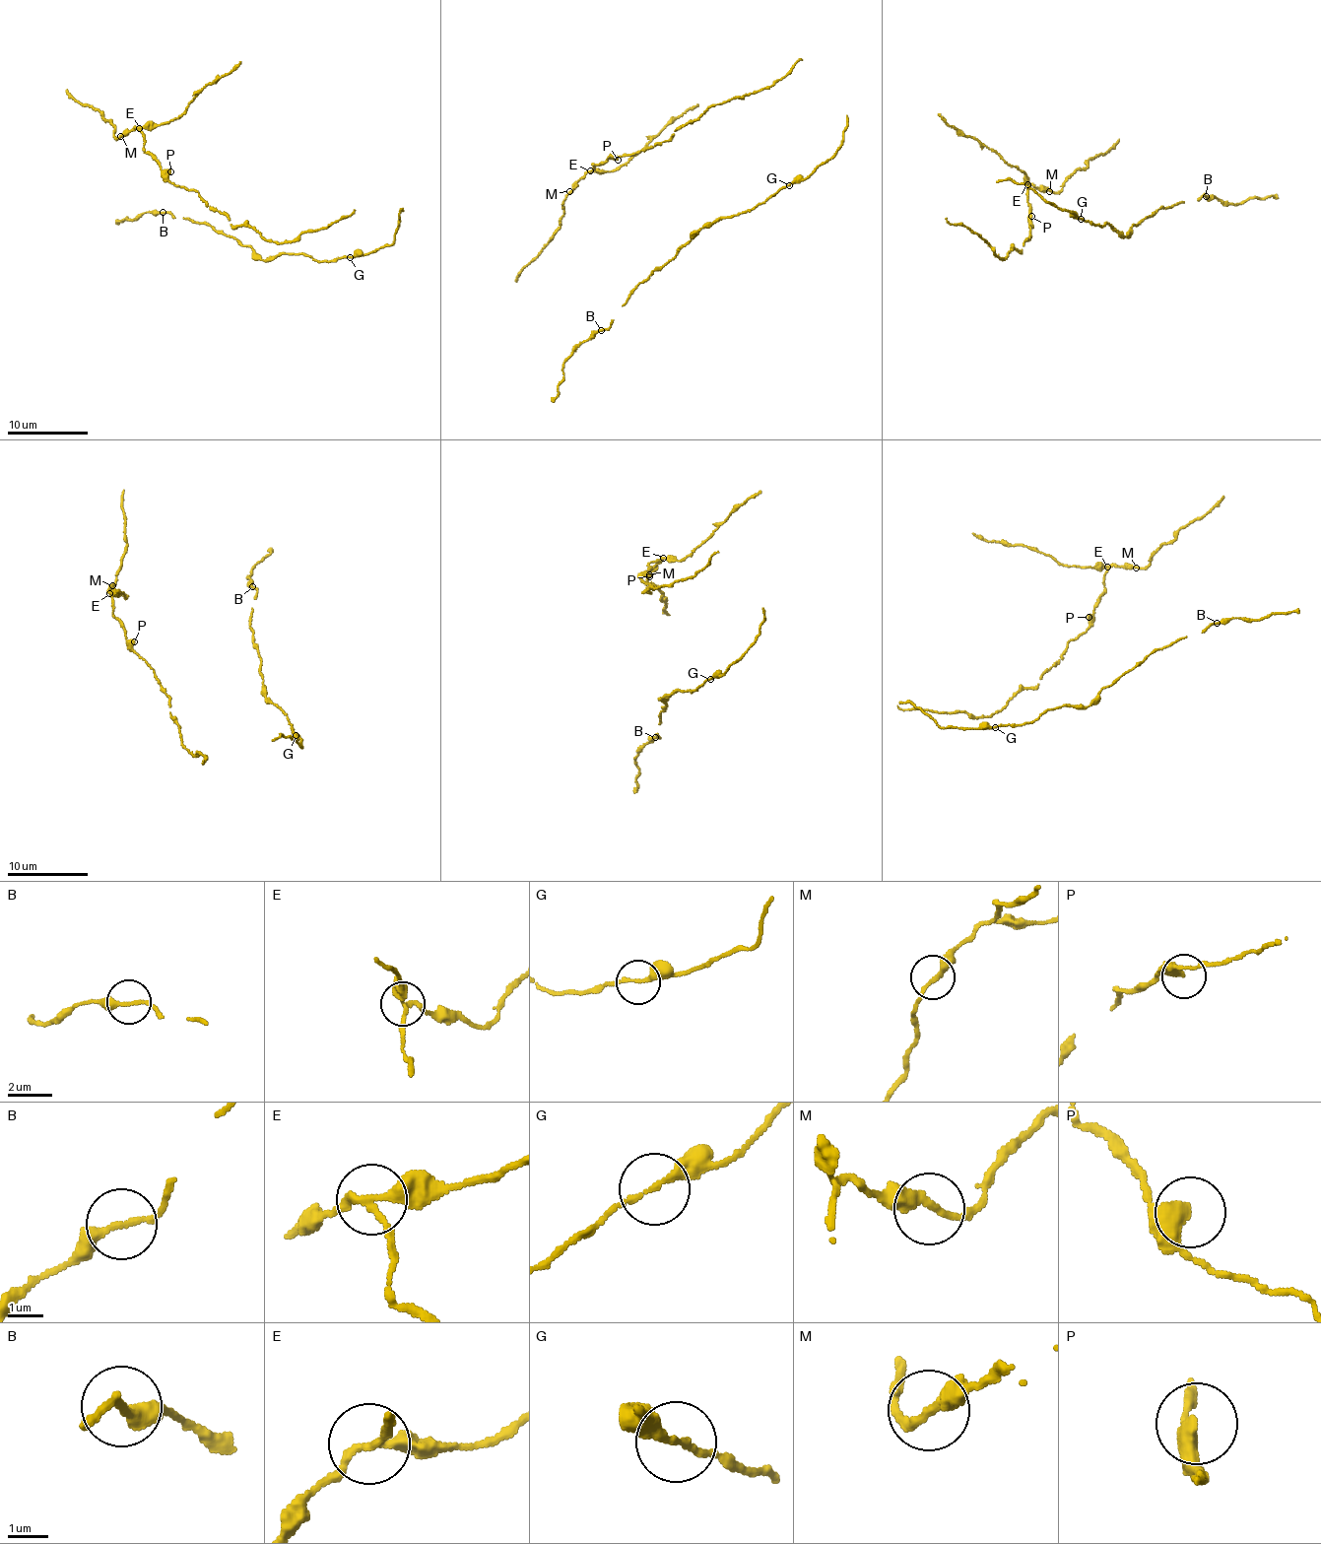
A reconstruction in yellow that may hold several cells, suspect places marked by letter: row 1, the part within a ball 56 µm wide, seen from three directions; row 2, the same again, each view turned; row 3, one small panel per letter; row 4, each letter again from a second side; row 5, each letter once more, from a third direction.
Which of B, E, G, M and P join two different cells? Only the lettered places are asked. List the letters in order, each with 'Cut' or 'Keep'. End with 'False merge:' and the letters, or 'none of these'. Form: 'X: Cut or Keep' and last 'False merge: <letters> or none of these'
B: Keep
E: Cut
G: Keep
M: Keep
P: Keep
False merge: E

